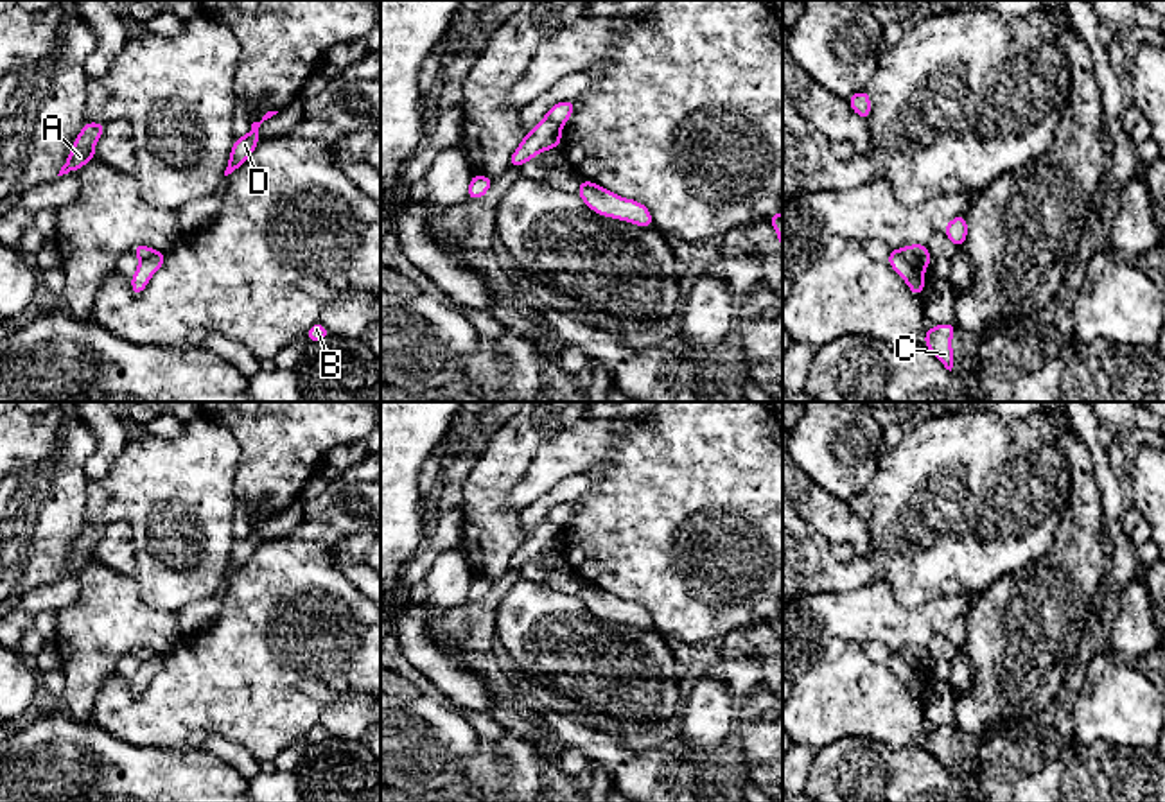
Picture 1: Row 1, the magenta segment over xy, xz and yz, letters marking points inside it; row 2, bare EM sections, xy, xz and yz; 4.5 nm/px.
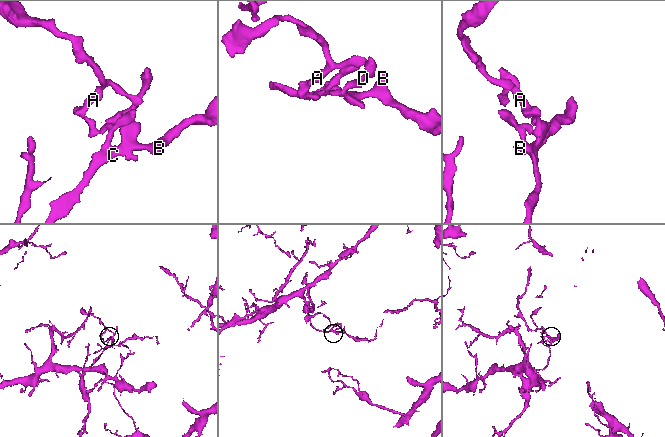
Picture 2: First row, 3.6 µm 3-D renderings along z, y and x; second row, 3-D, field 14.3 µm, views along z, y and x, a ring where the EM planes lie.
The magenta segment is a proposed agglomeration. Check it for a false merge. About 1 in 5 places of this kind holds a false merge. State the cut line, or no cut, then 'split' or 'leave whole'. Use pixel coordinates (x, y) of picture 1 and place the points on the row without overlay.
yz (900, 652), (919, 675) | split

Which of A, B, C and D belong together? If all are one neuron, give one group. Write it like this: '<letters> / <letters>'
A / B C D

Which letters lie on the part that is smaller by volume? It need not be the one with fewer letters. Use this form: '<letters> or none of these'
A

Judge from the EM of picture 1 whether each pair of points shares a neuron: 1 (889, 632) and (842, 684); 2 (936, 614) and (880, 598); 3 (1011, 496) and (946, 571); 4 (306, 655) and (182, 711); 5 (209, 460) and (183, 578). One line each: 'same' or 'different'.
1: different
2: same
3: same
4: same
5: same

